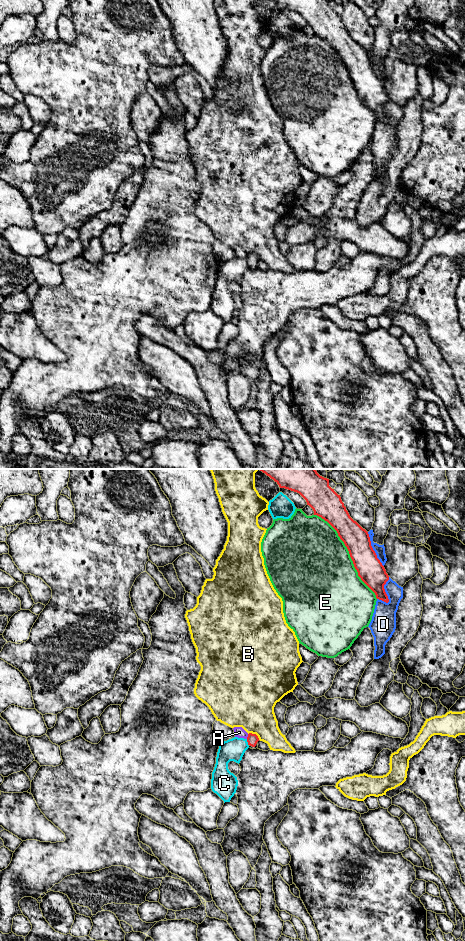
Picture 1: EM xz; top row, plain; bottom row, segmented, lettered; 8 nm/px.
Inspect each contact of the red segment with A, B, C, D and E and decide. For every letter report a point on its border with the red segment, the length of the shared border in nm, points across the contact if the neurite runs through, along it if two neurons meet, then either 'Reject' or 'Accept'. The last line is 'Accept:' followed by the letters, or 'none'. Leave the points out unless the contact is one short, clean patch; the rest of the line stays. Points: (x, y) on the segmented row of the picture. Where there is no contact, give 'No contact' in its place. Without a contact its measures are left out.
A: Touches red at xz (248, 736). Shared border 40 nm. Boundary: xz (248, 734), (246, 738). Reject
B: Touches red at xz (254, 734). Shared border 110 nm. Reject
C: Touches red at xz (247, 741). Shared border 60 nm. Reject
D: Touches red at xz (384, 590). Shared border 220 nm. Reject
E: Touches red at xz (349, 553). Shared border 850 nm. Reject
Accept: none

